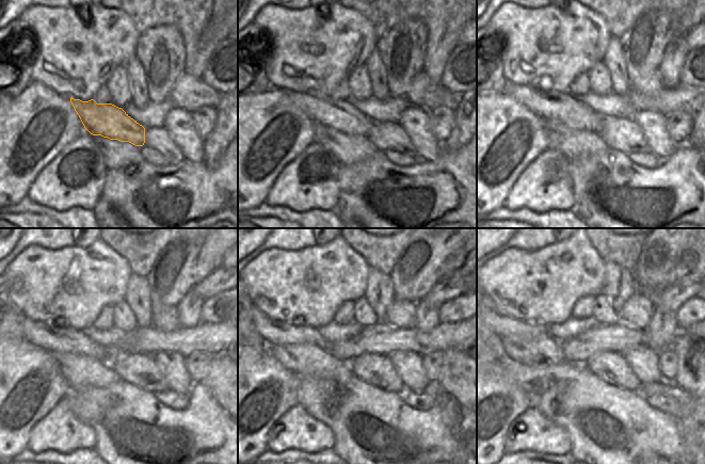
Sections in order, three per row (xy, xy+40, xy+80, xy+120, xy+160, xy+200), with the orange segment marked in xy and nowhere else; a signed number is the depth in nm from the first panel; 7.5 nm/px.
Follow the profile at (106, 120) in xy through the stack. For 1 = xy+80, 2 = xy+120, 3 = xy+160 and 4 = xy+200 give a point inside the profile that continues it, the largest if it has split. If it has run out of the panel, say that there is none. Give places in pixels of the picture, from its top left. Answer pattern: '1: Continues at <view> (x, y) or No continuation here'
1: Continues at xy+80 (563, 108)
2: Continues at xy+120 (53, 339)
3: Continues at xy+160 (272, 332)
4: Continues at xy+200 (501, 324).

